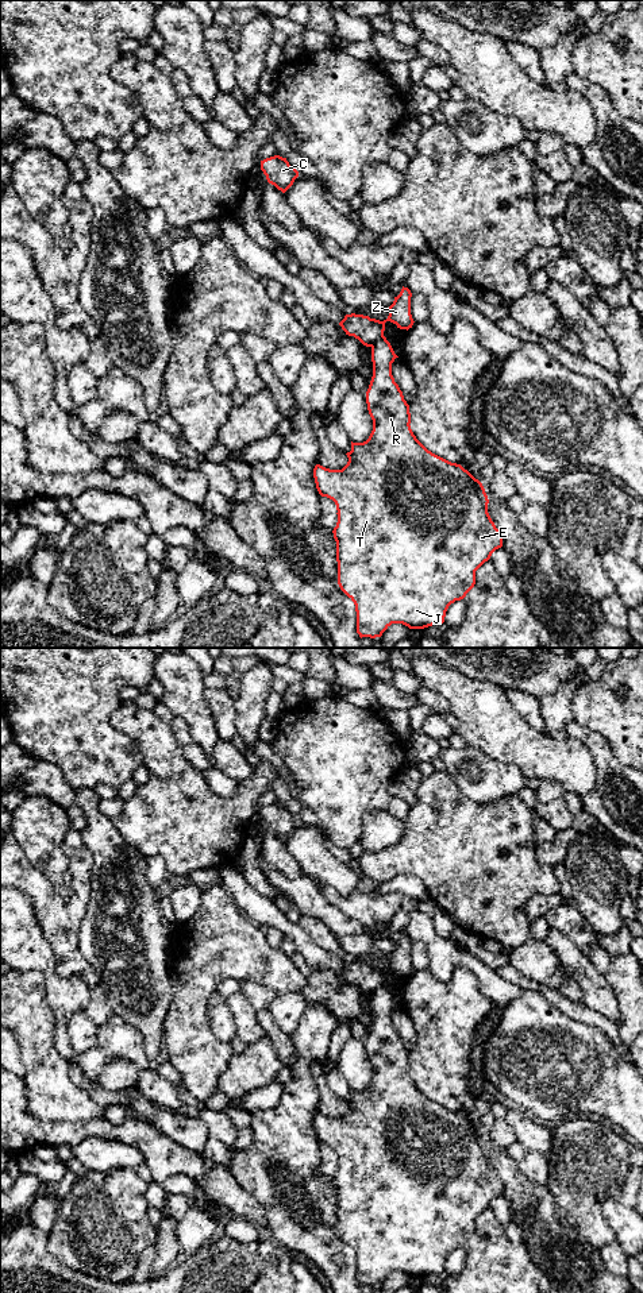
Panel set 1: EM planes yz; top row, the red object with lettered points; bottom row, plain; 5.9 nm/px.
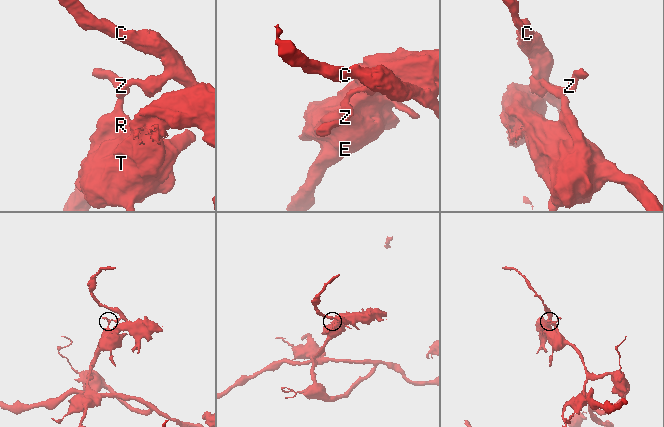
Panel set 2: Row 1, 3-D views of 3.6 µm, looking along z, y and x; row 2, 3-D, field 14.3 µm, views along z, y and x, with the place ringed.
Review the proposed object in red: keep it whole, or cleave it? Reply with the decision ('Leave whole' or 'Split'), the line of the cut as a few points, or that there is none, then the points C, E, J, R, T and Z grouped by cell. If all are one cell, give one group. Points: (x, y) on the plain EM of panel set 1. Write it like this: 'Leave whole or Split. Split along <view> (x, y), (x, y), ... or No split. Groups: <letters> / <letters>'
Split. Split along yz (384, 984), (370, 994). Groups: C Z / E J R T

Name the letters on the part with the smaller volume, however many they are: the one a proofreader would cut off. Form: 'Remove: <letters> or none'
Remove: C, Z

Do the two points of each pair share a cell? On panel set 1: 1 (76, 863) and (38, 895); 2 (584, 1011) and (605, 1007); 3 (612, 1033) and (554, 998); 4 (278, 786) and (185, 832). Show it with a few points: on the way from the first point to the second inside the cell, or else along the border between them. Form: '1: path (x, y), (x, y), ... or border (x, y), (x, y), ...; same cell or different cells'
1: path (79, 880), (79, 892), (70, 900), (56, 900); same cell
2: border (584, 1003), (615, 1023); different cells
3: path (597, 1019), (569, 1008); same cell
4: border (278, 778), (268, 788); different cells

